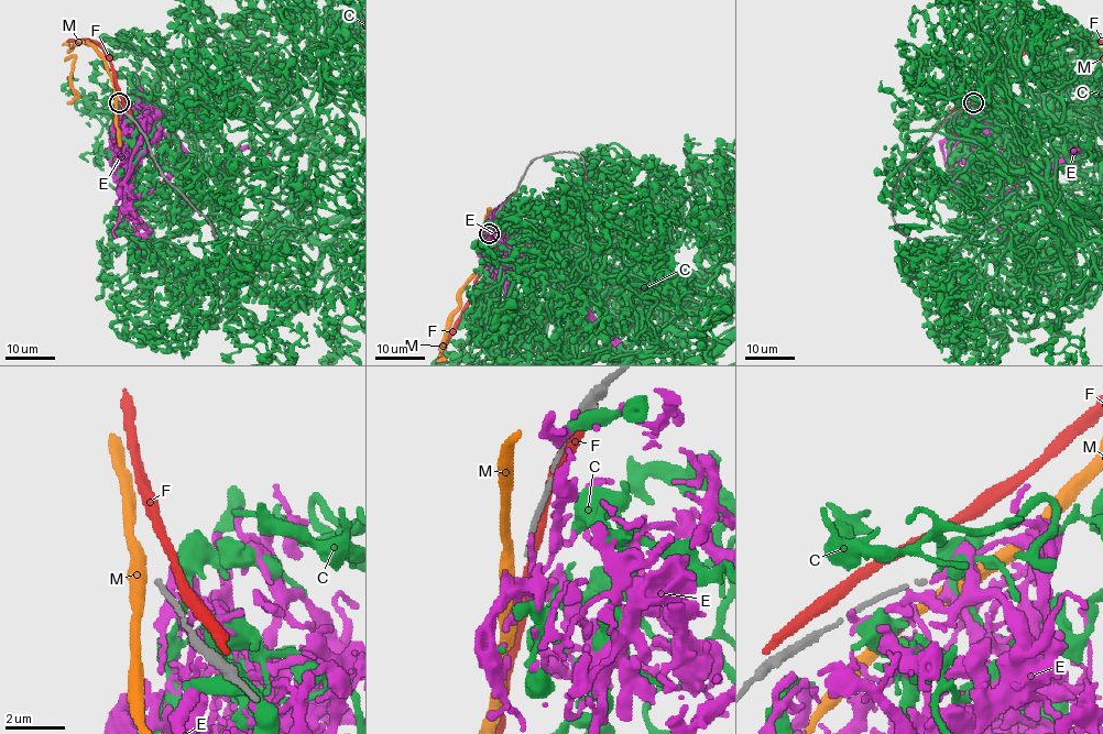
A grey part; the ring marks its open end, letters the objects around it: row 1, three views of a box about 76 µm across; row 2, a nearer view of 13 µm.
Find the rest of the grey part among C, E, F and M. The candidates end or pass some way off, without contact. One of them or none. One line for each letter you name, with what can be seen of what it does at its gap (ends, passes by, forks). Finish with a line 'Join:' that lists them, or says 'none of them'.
Join: none of them

